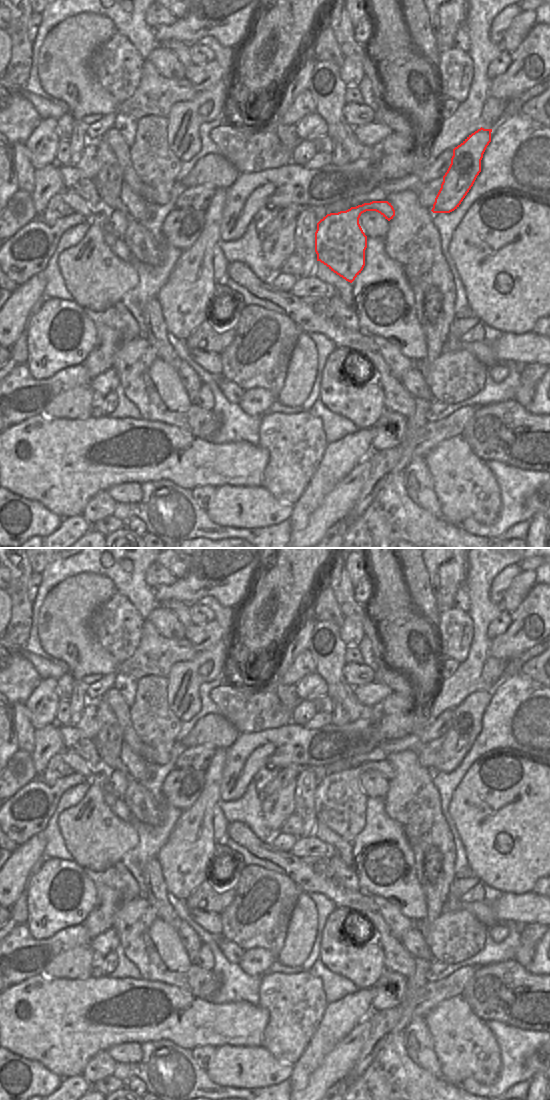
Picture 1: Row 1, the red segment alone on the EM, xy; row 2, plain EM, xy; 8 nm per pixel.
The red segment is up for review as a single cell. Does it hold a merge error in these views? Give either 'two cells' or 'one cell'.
one cell

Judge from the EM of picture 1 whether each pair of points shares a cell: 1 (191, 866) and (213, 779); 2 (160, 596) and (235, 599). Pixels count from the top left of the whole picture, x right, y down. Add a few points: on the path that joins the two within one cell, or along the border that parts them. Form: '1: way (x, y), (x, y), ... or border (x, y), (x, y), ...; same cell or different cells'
1: way (191, 844), (195, 823), (206, 801); same cell
2: way (179, 591), (216, 590); same cell

